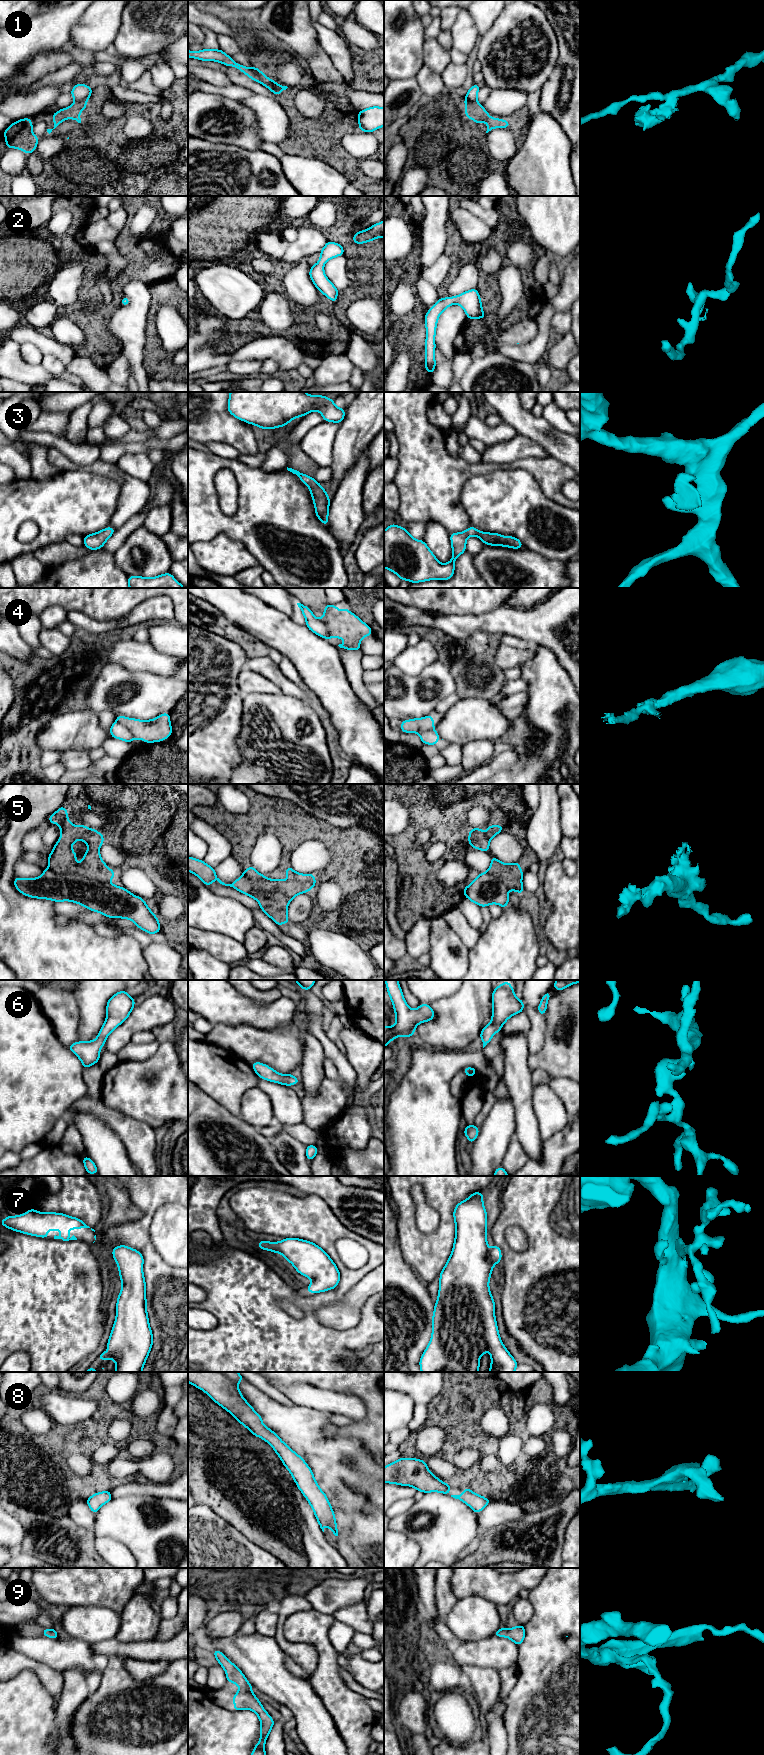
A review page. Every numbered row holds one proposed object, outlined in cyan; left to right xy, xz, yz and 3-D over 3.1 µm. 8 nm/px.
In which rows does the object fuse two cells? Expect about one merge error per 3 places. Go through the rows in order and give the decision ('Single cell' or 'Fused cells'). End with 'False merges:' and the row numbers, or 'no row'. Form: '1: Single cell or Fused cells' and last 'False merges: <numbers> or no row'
1: Fused cells
2: Single cell
3: Single cell
4: Fused cells
5: Fused cells
6: Single cell
7: Single cell
8: Single cell
9: Single cell
False merges: 1, 4, 5

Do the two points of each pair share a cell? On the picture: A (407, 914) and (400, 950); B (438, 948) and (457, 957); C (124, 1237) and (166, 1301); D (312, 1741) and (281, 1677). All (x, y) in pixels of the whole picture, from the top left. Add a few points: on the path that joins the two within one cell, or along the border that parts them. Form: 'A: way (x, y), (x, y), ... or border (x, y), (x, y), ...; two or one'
A: border (426, 919), (420, 918), (406, 932); two
B: way (443, 948), (452, 957); one
C: way (142, 1246), (151, 1255), (155, 1269), (165, 1283); one
D: way (312, 1725), (312, 1718), (307, 1708), (293, 1693); one

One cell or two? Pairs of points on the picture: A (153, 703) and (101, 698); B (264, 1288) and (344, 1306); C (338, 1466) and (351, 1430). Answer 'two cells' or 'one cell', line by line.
A: one cell
B: two cells
C: two cells

